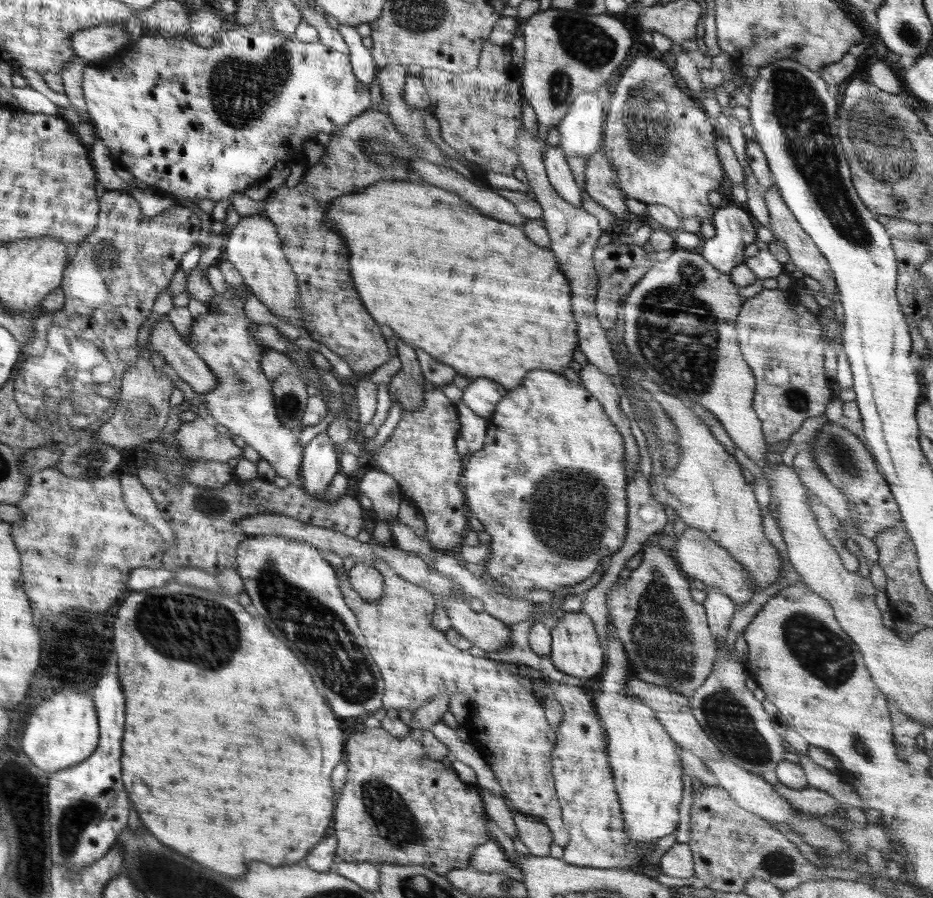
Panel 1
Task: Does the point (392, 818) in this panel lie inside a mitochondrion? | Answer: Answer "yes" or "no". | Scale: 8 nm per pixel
yes

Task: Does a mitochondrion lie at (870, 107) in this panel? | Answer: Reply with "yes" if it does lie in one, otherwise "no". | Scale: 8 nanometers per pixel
yes

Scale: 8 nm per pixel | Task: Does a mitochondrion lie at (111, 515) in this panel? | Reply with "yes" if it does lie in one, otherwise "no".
no

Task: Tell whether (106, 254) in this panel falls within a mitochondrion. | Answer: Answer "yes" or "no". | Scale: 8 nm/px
yes

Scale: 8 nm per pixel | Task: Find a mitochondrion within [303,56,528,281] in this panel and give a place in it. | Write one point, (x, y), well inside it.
(377, 150)

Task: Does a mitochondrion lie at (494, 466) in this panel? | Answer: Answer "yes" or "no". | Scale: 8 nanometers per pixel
no

